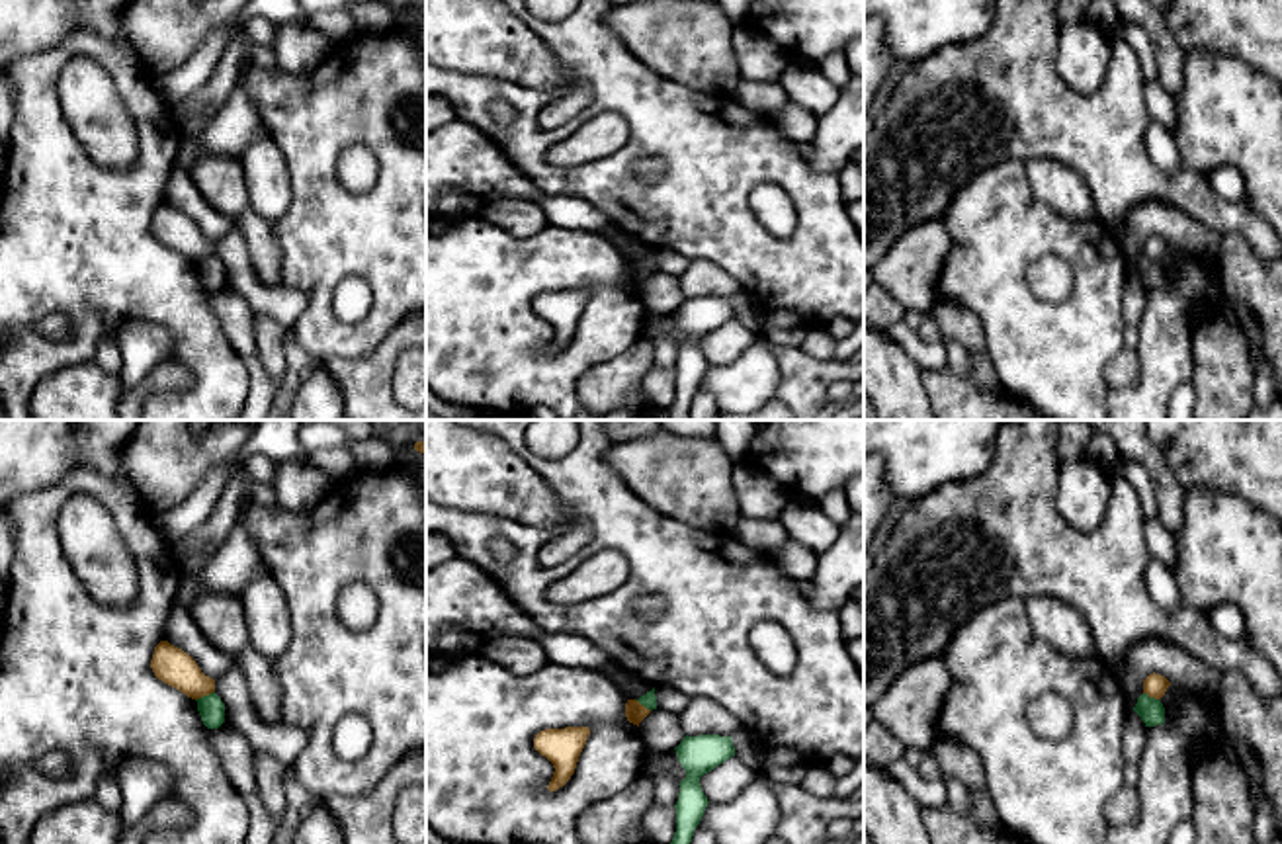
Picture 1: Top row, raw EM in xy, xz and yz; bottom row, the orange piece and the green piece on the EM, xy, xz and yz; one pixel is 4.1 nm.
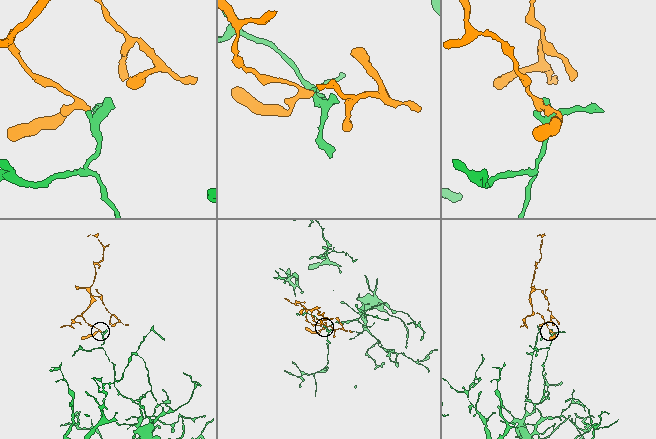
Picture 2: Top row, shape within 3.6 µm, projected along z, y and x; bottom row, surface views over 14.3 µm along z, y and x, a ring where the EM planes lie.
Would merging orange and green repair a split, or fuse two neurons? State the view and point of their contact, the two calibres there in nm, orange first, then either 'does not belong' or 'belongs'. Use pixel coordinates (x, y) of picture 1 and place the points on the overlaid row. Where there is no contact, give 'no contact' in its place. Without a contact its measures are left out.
contact xy (204, 694); calibres 150 and 110 nm; does not belong

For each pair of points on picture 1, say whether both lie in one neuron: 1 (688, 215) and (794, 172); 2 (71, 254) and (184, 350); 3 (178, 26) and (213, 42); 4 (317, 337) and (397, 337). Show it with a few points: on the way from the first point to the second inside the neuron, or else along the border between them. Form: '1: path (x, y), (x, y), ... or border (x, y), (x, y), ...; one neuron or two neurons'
1: path (714, 190), (733, 170), (769, 170); one neuron
2: path (104, 268), (128, 274), (170, 317); one neuron
3: border (229, 30), (213, 30), (172, 71); two neurons
4: border (405, 315), (374, 350), (356, 358), (344, 358); two neurons

